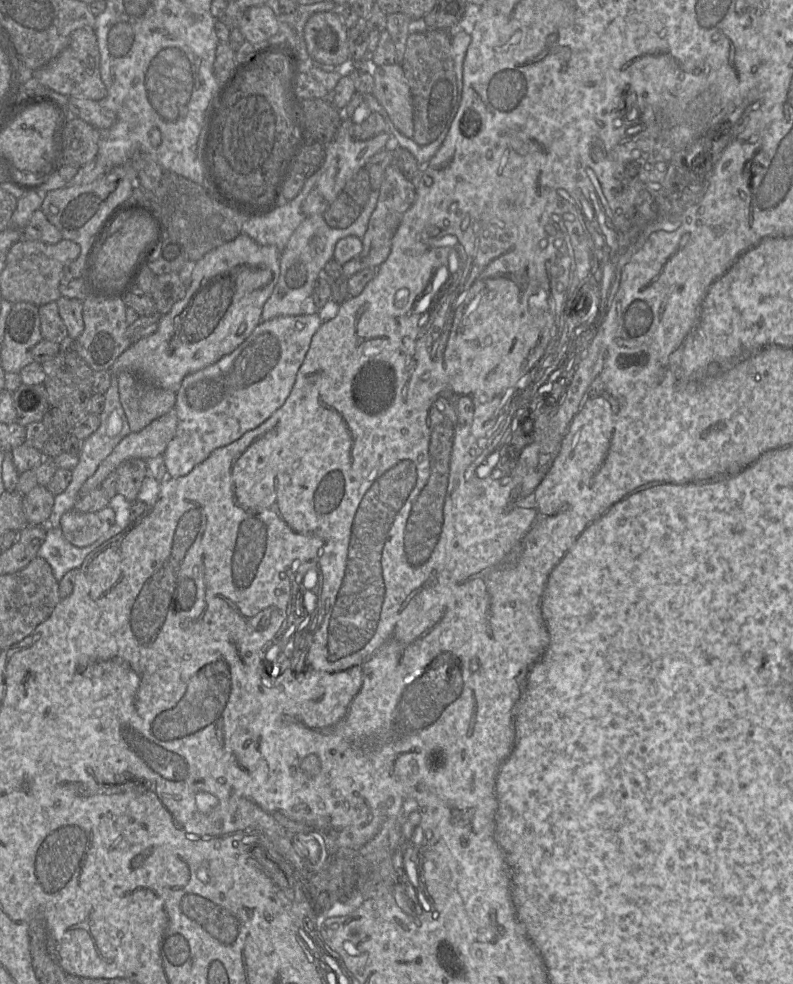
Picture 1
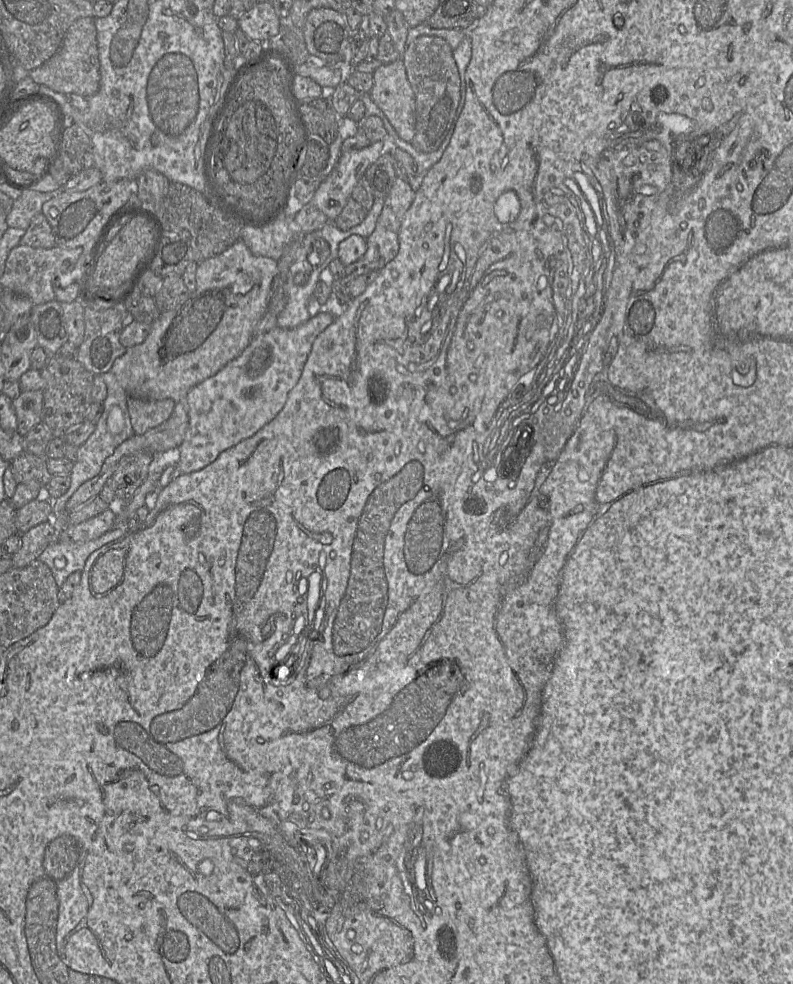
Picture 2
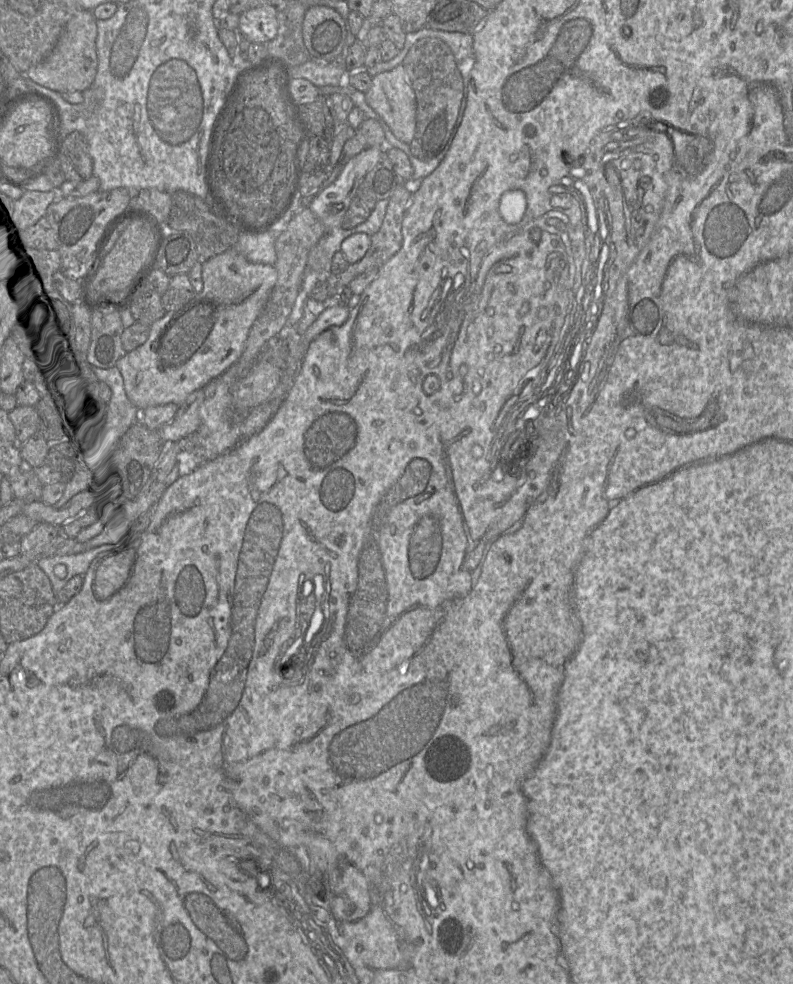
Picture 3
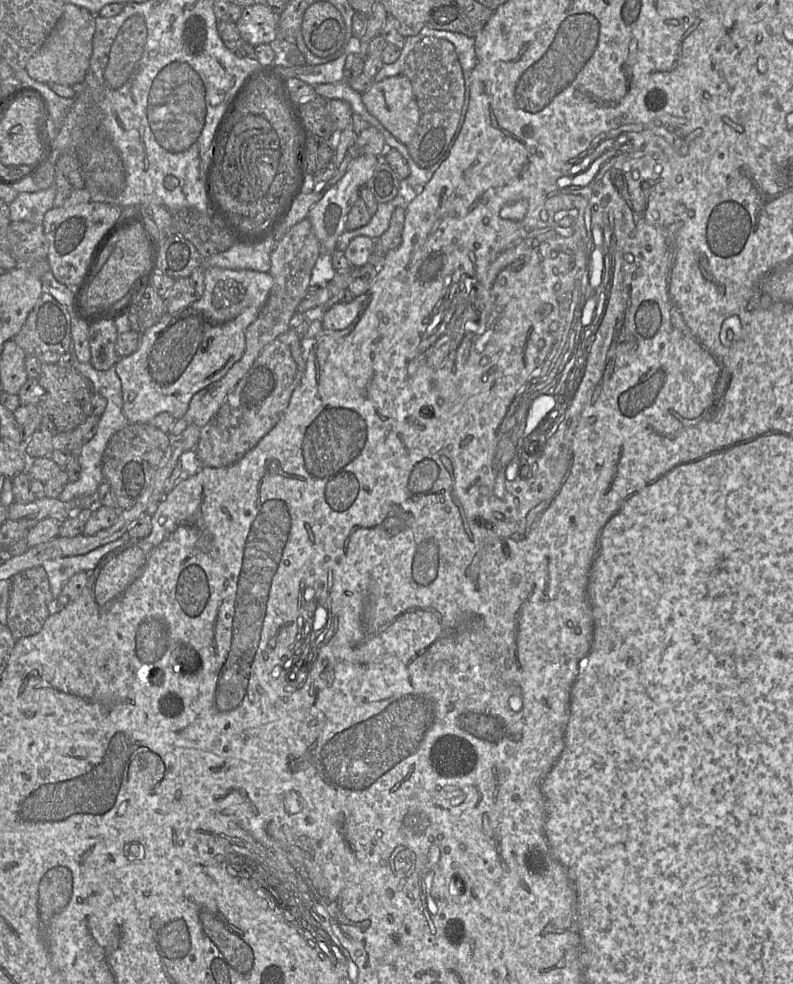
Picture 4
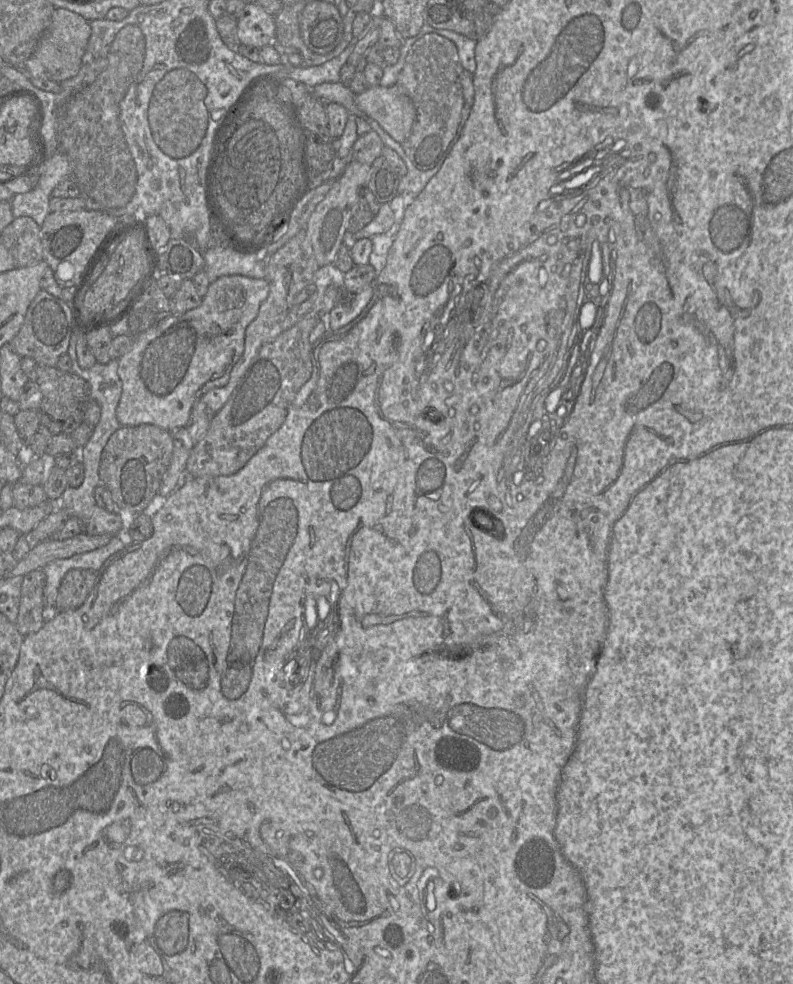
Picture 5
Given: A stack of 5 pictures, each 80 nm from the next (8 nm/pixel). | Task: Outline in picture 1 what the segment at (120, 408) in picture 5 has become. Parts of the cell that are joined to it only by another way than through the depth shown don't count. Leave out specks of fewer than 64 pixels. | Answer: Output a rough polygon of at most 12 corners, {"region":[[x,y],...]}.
{"region":[[247,234],[112,364],[176,393],[262,322],[280,251]]}

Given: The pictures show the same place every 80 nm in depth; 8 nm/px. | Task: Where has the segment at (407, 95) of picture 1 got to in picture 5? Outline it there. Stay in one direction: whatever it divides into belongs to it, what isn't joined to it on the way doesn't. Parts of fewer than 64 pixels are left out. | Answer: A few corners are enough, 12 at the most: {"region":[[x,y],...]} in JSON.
{"region":[[398,84],[356,95],[360,110],[398,143],[416,109]]}

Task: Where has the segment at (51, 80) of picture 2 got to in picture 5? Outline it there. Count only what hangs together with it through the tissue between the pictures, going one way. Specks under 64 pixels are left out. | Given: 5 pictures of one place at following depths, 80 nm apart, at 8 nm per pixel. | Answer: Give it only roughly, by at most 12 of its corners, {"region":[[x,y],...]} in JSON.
{"region":[[56,8],[24,63],[61,83],[80,70],[90,22]]}

